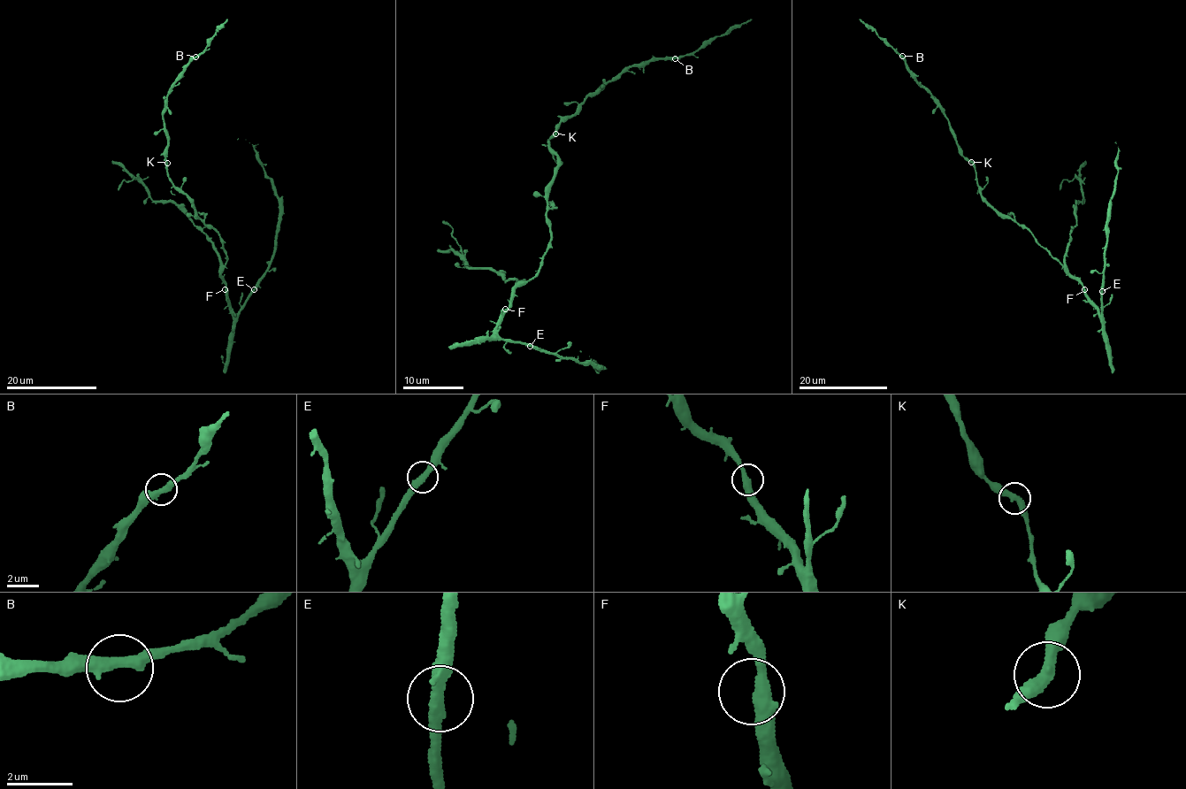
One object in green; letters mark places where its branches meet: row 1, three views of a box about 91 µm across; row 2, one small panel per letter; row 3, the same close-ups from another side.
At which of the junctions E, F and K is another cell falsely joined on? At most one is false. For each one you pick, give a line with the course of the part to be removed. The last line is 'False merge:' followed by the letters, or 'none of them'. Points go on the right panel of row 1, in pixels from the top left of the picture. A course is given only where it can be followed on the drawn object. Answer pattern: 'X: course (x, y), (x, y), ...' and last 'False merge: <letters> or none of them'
False merge: none of them

